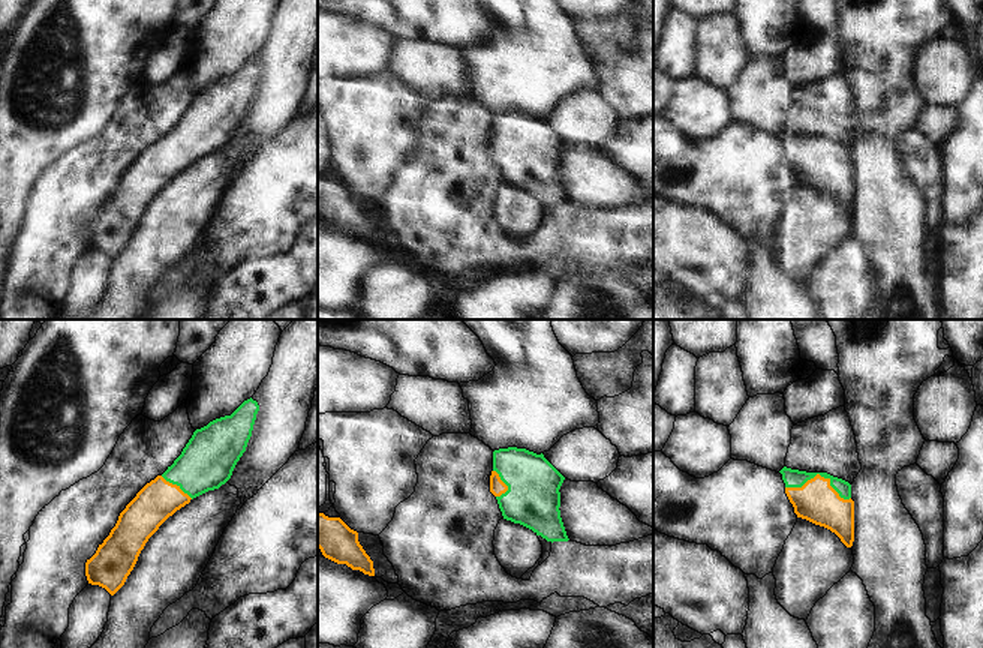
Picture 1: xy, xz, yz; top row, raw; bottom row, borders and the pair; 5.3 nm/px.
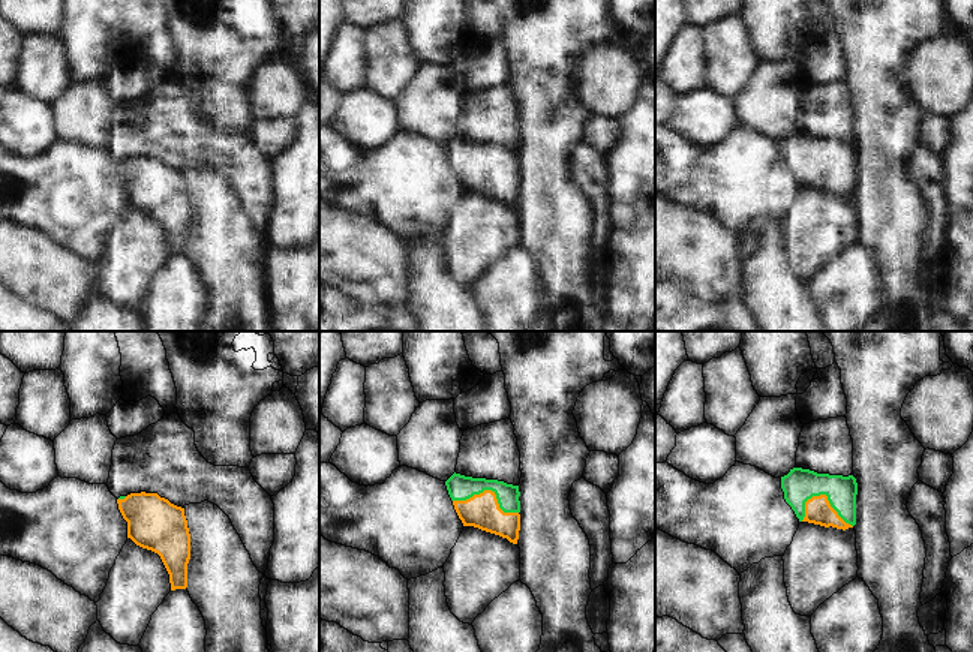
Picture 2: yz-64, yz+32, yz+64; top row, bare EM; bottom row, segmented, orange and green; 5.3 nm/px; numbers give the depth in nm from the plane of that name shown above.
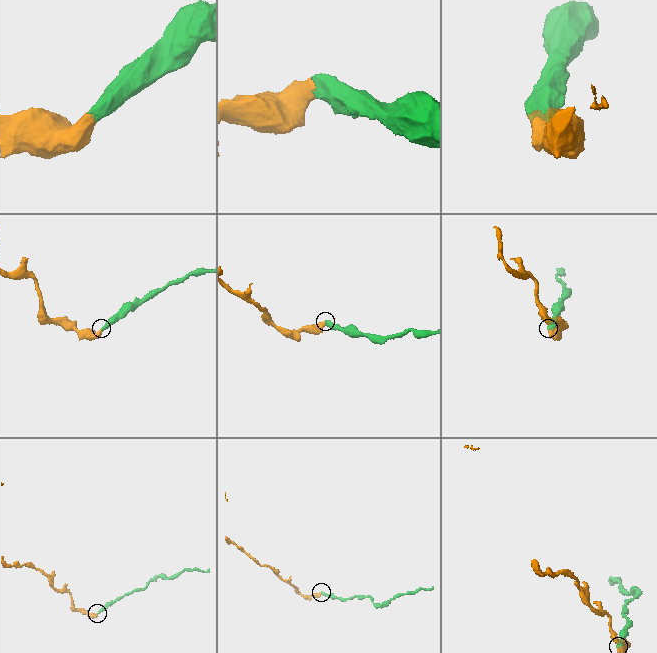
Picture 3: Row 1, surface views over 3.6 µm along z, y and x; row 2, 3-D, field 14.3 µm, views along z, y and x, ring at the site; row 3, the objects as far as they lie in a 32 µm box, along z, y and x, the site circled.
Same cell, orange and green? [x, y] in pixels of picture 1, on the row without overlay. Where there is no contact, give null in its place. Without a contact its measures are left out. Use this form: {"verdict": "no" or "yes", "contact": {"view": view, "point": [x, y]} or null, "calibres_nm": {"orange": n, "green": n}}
{"verdict": "yes", "contact": {"view": "yz", "point": [818, 138]}, "calibres_nm": {"orange": 220, "green": 100}}

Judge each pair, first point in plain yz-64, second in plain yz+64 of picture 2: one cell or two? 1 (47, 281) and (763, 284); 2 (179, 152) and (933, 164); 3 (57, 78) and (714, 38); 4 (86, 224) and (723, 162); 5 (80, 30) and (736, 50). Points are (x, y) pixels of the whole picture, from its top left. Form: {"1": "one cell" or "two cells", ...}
{"1": "two cells", "2": "one cell", "3": "one cell", "4": "one cell", "5": "two cells"}

